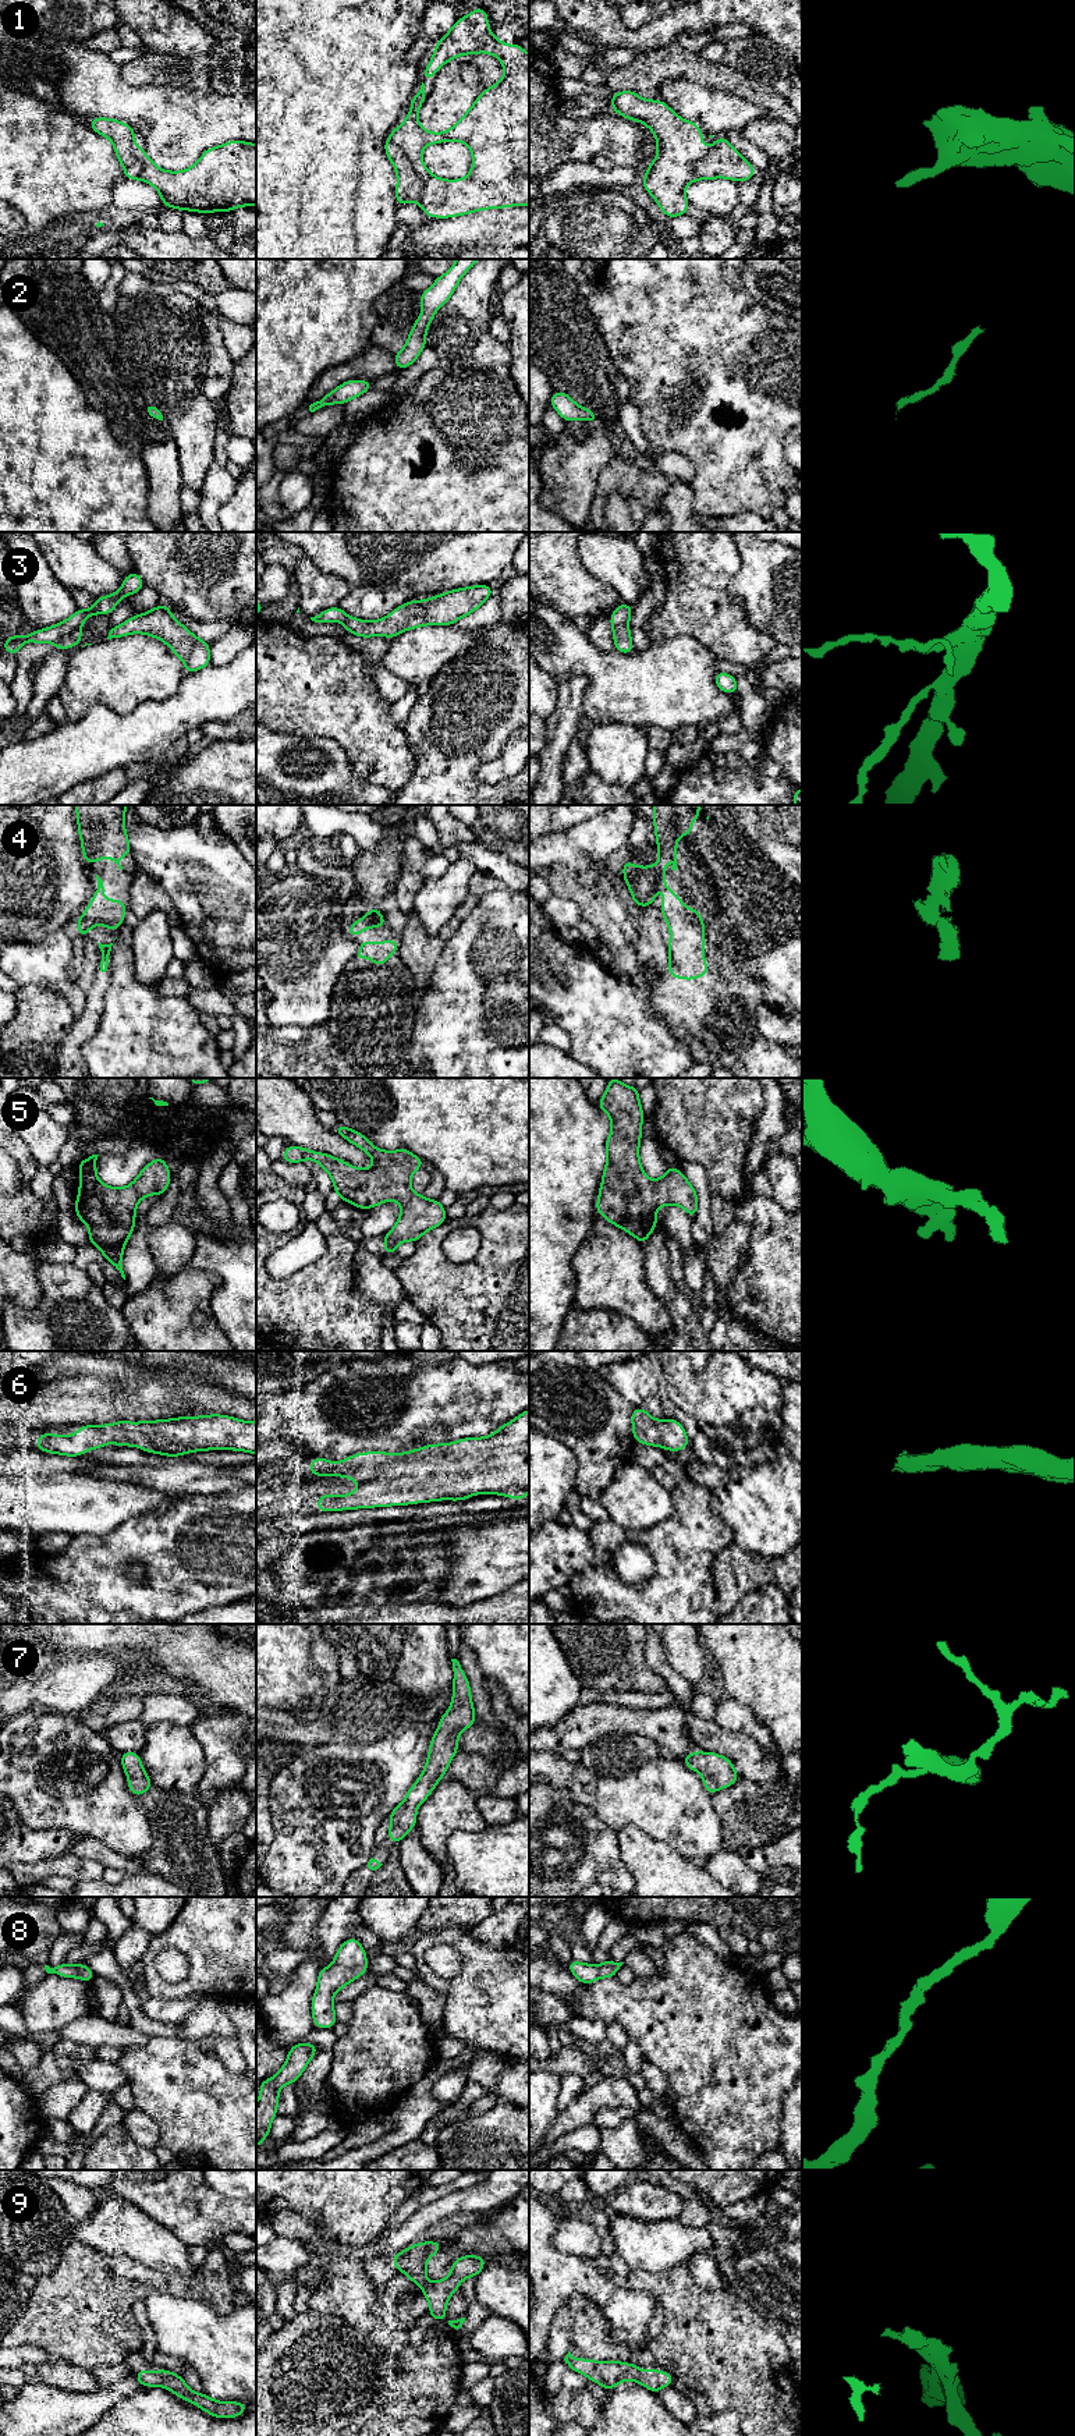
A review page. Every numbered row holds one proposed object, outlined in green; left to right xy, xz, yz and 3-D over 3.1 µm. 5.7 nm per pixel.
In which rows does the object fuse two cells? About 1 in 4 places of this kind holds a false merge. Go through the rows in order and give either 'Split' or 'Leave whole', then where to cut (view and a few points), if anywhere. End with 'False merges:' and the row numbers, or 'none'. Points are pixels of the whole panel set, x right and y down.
1: Split. Split along xz (389, 138), (401, 148), (419, 178), (418, 202)
2: Leave whole. No split
3: Split. Split along xy (78, 627), (53, 644)
4: Leave whole. No split
5: Leave whole. No split
6: Leave whole. No split
7: Leave whole. No split
8: Leave whole. No split
9: Leave whole. No split
False merges: 1, 3

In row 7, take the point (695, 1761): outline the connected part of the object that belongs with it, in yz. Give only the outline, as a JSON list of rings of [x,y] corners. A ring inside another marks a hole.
[[[695,1751],[682,1759],[686,1767],[703,1777],[705,1790],[709,1794],[730,1787],[741,1777],[735,1772],[734,1763],[716,1752]]]

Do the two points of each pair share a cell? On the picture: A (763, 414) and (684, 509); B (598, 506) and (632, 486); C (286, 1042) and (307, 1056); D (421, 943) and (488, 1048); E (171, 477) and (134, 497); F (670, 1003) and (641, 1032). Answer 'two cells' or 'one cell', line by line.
A: two cells
B: one cell
C: one cell
D: two cells
E: two cells
F: two cells

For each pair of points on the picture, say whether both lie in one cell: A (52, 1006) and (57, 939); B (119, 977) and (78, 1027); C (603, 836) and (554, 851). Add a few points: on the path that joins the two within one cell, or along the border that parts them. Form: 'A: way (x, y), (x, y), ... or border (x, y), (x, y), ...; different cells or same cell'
A: border (21, 985), (48, 985), (66, 999), (73, 1017); different cells
B: border (109, 964), (110, 985), (98, 1025); different cells
C: way (591, 841), (577, 848), (567, 848); same cell

